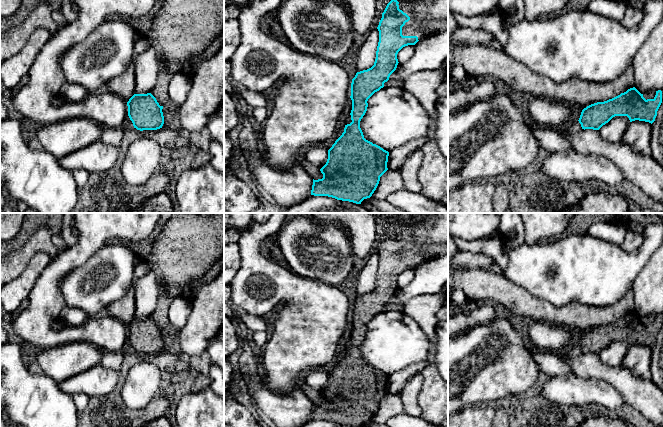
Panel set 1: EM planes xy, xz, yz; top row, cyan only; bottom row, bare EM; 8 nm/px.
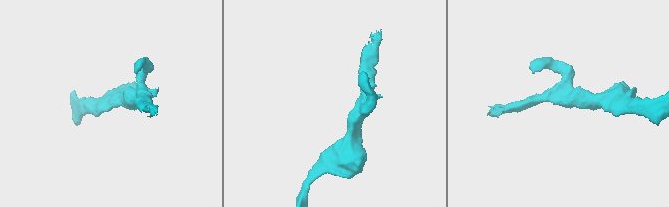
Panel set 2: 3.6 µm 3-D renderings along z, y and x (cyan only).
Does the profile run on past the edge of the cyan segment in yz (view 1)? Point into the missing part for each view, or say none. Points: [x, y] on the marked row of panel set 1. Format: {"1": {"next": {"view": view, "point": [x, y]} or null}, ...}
{"1": {"next": null}}

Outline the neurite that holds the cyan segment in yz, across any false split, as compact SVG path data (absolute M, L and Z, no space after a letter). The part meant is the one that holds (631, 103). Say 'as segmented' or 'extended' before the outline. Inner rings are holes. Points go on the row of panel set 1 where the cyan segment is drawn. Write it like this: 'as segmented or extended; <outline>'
as segmented; M635 87L604 102L584 108L579 123L582 129L599 130L615 116L627 116L630 122L639 120L653 123L662 103L662 91L656 91L653 99L645 99Z

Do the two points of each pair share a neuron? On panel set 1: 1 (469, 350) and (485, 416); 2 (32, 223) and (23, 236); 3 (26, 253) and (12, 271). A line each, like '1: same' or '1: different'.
1: different
2: same
3: same

